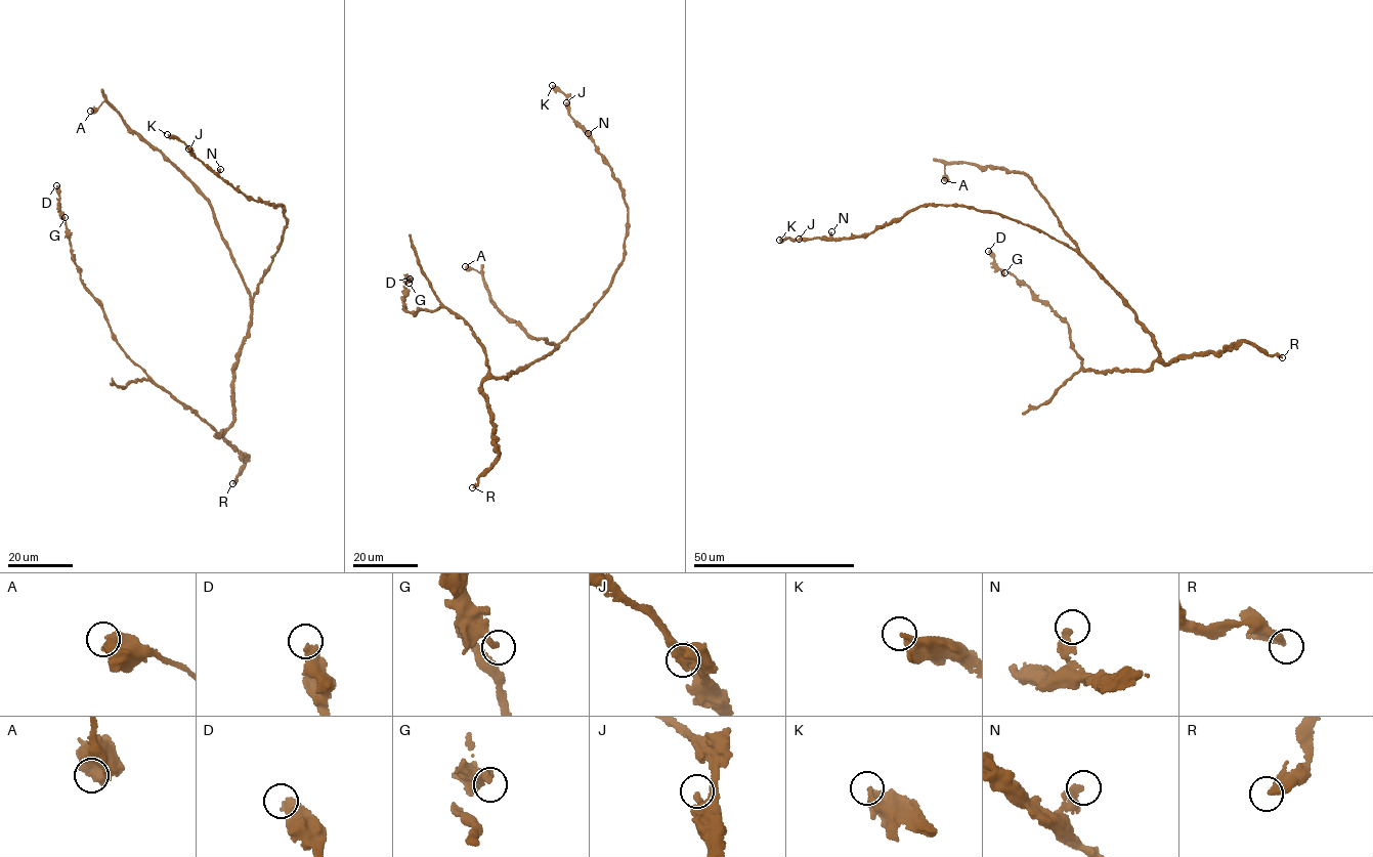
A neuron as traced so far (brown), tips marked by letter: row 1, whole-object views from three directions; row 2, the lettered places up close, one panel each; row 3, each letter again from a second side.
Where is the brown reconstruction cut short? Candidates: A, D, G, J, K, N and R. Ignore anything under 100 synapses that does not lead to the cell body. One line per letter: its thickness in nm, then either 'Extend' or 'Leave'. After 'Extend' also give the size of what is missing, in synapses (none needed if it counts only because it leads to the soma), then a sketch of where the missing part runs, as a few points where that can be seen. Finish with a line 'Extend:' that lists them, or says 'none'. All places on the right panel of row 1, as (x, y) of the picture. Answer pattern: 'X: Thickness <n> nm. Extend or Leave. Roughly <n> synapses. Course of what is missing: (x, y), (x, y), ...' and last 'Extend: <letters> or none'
A: Thickness 650 nm. Leave
D: Thickness 460 nm. Leave
G: Thickness 280 nm. Leave
J: Thickness 280 nm. Leave
K: Thickness 360 nm. Leave
N: Thickness 340 nm. Leave
R: Thickness 480 nm. Leave
Extend: none

